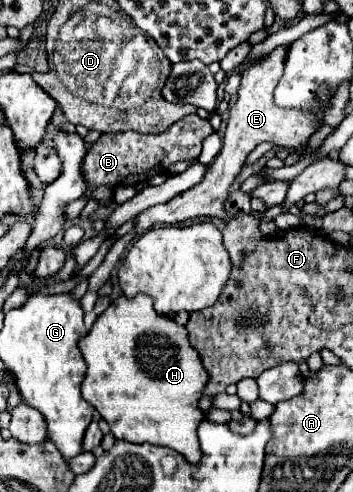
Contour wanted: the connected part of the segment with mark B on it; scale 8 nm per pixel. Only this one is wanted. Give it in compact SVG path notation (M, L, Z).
M189 114L175 122L169 130L161 134L137 134L137 132L119 132L119 134L101 134L101 138L89 148L83 160L83 174L87 184L141 184L155 174L165 174L171 164L181 160L195 160L201 154L201 142L213 134L209 120Z

